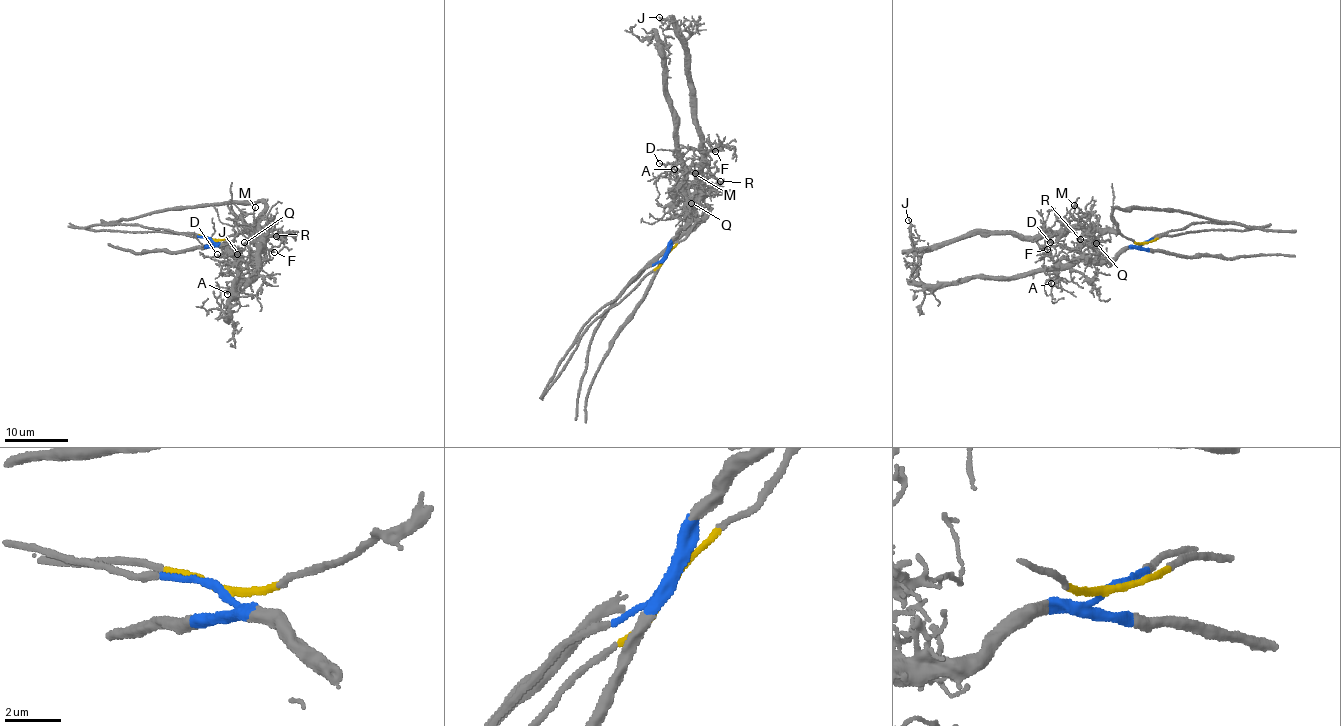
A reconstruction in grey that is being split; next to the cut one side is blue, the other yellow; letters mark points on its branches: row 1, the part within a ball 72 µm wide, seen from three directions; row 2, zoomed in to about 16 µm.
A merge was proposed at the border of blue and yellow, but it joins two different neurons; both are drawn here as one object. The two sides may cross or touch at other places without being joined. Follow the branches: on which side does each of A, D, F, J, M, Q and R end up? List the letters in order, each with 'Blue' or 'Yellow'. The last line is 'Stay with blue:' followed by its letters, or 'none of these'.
A: Blue
D: Blue
F: Yellow
J: Yellow
M: Yellow
Q: Blue
R: Yellow
Stay with blue: A, D, Q

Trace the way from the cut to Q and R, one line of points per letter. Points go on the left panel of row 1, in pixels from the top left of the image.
Q: (212, 240), (236, 257), (241, 254), (245, 242)
R: (211, 239), (224, 239), (245, 227), (267, 229), (272, 236), (276, 235)

